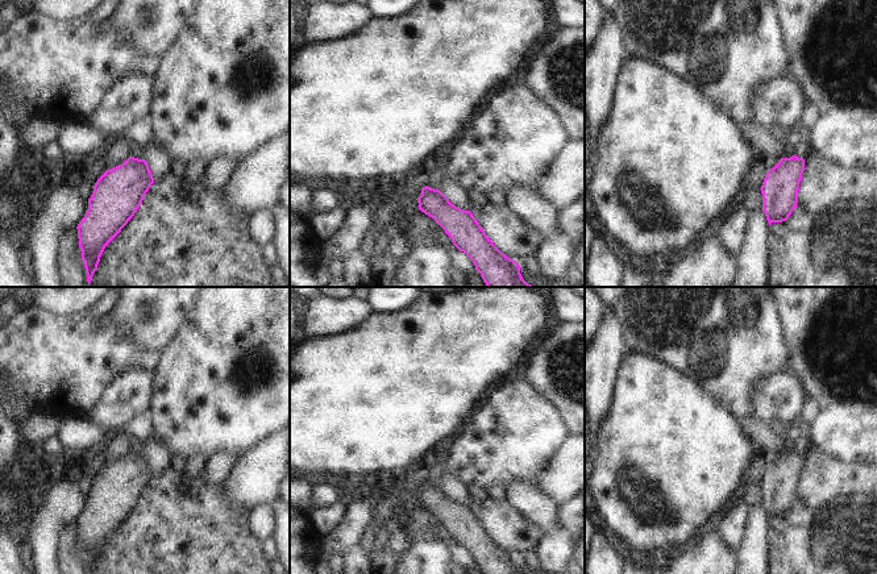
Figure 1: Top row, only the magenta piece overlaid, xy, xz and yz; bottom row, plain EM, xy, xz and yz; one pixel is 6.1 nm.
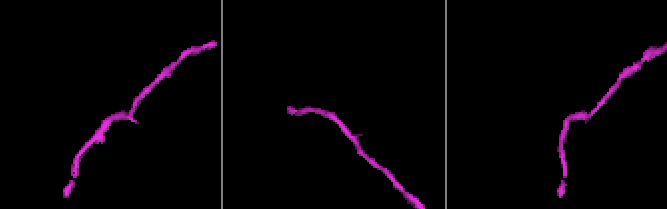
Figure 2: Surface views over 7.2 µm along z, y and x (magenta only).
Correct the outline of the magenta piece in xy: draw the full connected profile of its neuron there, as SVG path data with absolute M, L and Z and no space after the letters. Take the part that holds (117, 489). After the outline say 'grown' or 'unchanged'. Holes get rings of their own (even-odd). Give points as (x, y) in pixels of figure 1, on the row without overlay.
M132 450L124 456L122 459L107 465L97 474L93 481L92 490L88 494L88 504L76 521L82 556L86 562L87 574L92 574L105 541L134 511L153 478L154 473L147 457Z; unchanged

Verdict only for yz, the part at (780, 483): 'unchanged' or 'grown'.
unchanged

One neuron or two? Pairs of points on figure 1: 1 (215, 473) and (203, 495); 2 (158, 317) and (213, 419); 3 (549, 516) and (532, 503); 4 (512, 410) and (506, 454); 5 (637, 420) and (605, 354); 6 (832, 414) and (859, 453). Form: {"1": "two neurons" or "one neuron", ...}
{"1": "two neurons", "2": "two neurons", "3": "one neuron", "4": "one neuron", "5": "two neurons", "6": "one neuron"}

